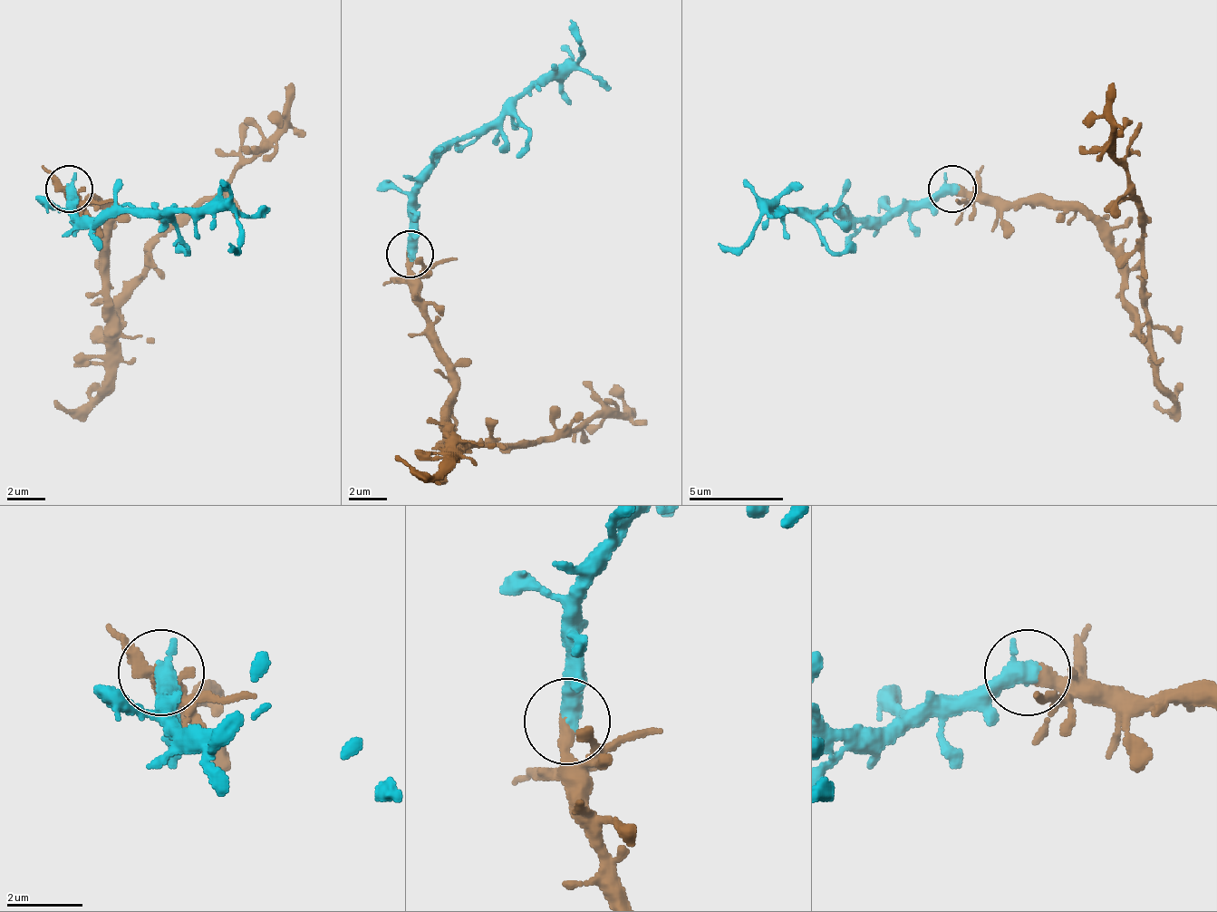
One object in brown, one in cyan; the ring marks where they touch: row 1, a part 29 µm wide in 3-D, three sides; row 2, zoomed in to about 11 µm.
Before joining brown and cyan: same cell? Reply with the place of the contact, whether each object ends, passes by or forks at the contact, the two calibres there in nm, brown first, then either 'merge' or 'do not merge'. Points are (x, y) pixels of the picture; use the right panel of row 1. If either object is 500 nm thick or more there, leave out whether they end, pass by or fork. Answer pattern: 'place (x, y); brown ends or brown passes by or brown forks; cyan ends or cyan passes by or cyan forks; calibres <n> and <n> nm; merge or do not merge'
place (952, 189); calibres 400 and 500 nm; merge

